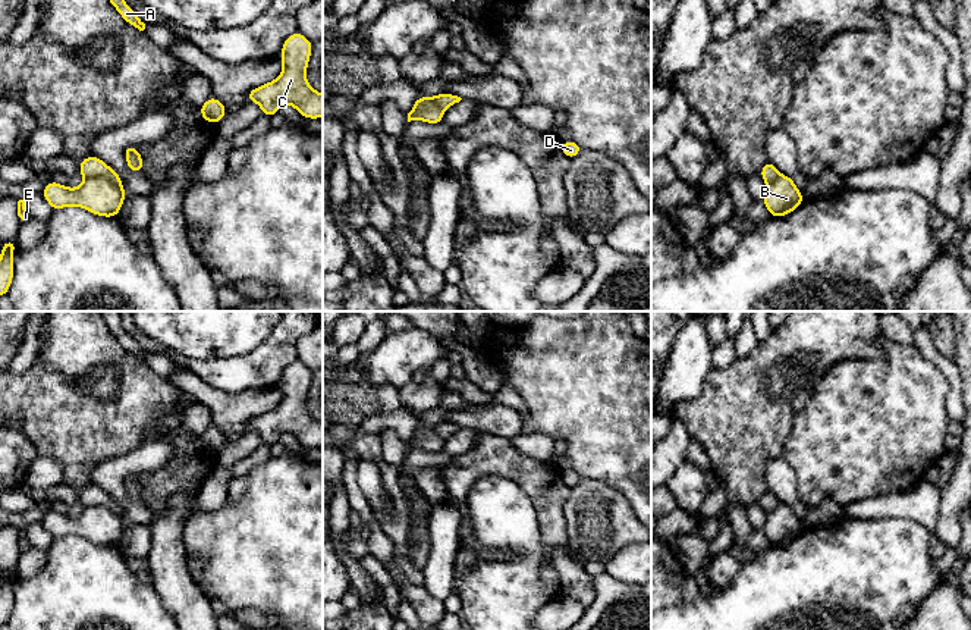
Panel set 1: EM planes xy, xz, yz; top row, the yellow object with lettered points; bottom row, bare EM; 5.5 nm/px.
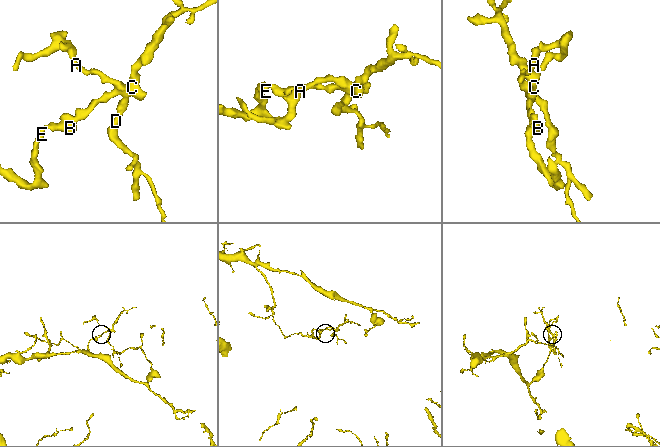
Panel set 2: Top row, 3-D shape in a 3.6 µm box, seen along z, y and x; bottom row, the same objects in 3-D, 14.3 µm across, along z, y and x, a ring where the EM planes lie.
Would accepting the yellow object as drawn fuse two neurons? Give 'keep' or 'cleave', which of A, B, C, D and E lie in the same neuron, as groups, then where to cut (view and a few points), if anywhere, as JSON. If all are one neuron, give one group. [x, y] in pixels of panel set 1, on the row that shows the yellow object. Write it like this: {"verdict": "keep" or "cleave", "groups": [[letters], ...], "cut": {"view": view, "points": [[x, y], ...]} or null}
{"verdict": "cleave", "groups": [["A", "C", "D"], ["B", "E"]], "cut": {"view": "xy", "points": [[85, 176], [107, 176], [121, 187]]}}

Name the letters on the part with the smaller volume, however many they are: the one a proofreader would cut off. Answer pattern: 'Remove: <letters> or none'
Remove: A, C, D

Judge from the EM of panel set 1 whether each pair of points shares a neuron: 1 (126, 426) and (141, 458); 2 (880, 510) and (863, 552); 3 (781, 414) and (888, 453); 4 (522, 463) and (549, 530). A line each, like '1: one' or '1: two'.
1: two
2: two
3: two
4: one

